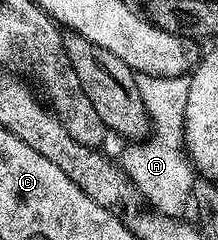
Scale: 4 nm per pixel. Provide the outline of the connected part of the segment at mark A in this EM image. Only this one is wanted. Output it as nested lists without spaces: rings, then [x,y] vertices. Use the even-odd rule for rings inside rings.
[[[154,74],[137,76],[142,103],[152,121],[152,131],[142,141],[123,146],[118,164],[147,204],[167,210],[172,217],[180,217],[192,201],[192,185],[198,180],[194,166],[184,148],[184,133],[176,133],[176,105],[168,105],[168,97],[176,97],[176,89],[168,89],[168,81],[152,81]]]

